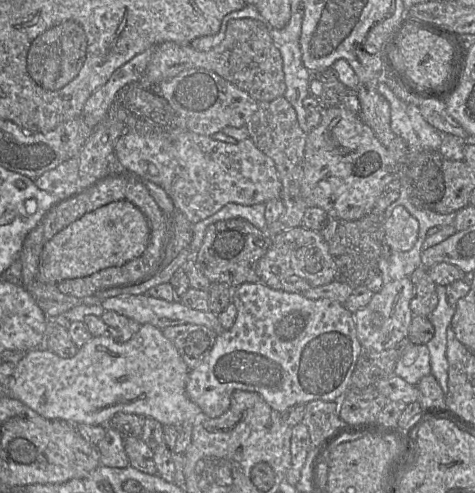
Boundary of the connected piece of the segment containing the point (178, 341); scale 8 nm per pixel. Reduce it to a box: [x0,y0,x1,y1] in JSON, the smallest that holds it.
[162,324,217,370]

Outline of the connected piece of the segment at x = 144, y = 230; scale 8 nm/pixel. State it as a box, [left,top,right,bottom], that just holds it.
[40,200,150,284]

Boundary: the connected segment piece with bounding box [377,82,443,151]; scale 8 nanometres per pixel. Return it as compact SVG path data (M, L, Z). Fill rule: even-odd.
M384 82L378 83L377 90L390 104L391 130L406 142L408 148L439 151L443 132L423 118L418 106L401 100Z

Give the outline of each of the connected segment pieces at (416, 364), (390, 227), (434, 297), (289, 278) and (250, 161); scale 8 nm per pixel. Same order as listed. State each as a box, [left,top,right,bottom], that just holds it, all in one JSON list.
[[394,337,431,385],[384,206,418,251],[409,266,438,317],[257,225,335,293],[114,127,281,224]]

